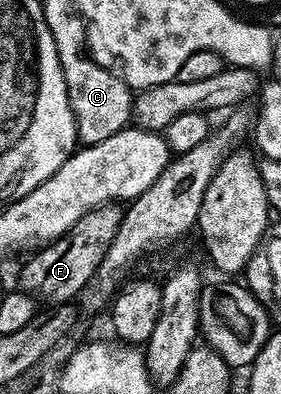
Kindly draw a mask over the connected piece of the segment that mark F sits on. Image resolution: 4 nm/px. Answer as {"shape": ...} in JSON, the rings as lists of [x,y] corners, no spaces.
{"shape":[[[116,204],[99,206],[86,212],[86,216],[82,216],[82,220],[78,220],[78,224],[74,224],[74,228],[70,228],[64,237],[37,249],[29,257],[33,258],[20,270],[19,289],[25,294],[31,294],[41,303],[71,303],[72,297],[75,294],[77,297],[86,283],[92,279],[98,264],[102,264],[110,248],[110,240],[114,240],[114,232],[118,232],[118,224],[122,224],[123,219],[124,210]]]}

